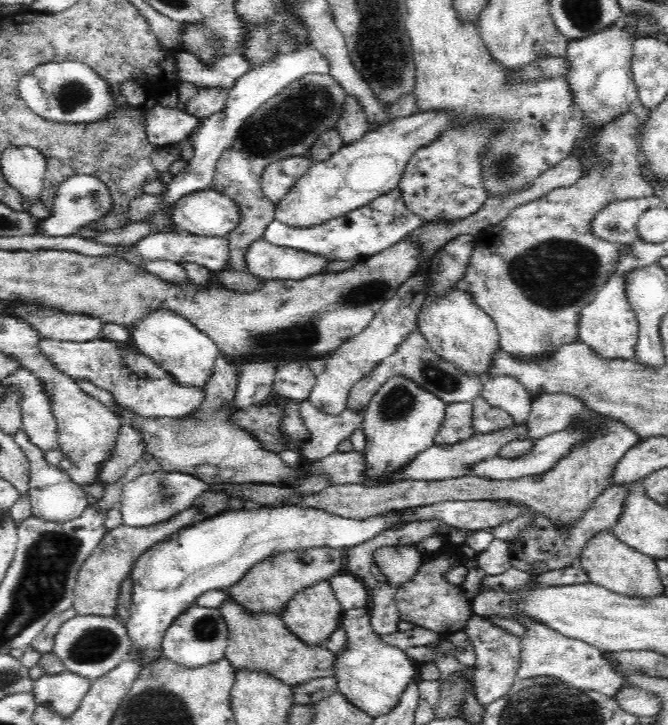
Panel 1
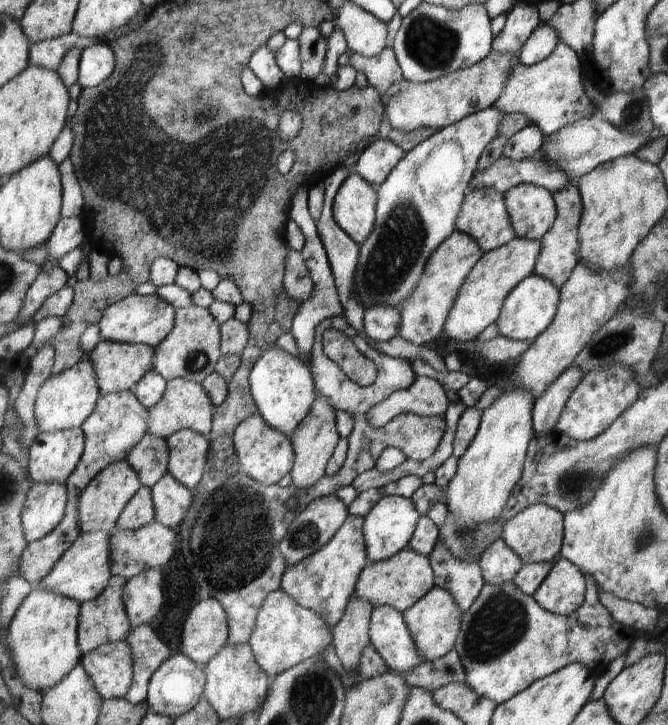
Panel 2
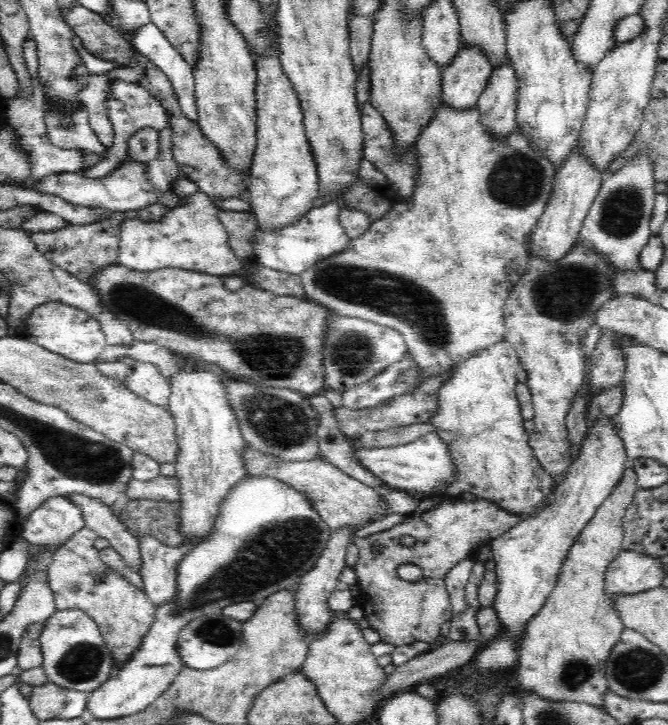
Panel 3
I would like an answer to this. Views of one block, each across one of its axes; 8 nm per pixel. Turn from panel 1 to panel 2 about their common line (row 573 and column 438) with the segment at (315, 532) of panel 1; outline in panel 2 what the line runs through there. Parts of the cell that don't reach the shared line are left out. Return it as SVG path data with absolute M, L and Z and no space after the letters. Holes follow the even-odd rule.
M491 107L437 131L431 138L406 153L389 178L378 188L376 227L373 228L371 236L359 246L359 266L355 272L355 296L364 308L381 304L391 308L397 307L399 310L401 304L404 304L419 286L429 258L457 230L455 222L461 214L467 191L471 189L471 180L475 172L473 166L477 164L485 148L499 136L501 122L505 116L507 113L503 110Z

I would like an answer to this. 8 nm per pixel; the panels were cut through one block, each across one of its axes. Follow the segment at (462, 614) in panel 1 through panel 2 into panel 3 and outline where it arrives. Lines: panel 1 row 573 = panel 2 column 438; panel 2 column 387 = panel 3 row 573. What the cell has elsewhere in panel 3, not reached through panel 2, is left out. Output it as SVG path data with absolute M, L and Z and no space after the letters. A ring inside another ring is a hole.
M432 494L420 500L414 512L391 529L356 538L359 557L354 566L357 585L361 590L360 606L363 616L376 630L380 640L388 645L402 646L416 640L430 643L445 633L445 627L452 618L450 595L446 591L446 574L462 560L475 555L472 550L483 539L495 539L512 530L520 518L504 512L495 502L488 499L465 501L450 494ZM402 536L412 536L416 544L406 548L400 543ZM372 544L382 546L378 554ZM401 564L414 564L425 571L425 579L418 582L402 580L398 574Z

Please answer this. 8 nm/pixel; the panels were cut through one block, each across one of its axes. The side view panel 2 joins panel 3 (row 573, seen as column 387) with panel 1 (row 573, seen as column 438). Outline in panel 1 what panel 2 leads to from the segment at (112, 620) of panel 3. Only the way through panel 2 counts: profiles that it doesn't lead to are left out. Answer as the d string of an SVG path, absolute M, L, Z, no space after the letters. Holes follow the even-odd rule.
M188 508L158 524L143 527L122 525L108 532L104 541L100 542L99 548L96 548L96 551L90 554L90 558L80 568L73 602L75 613L78 616L92 614L94 616L115 618L116 612L118 612L118 607L116 606L118 606L122 583L131 574L138 557L142 556L144 552L150 550L157 543L167 540L172 534L194 524L198 520L197 517L197 510Z

